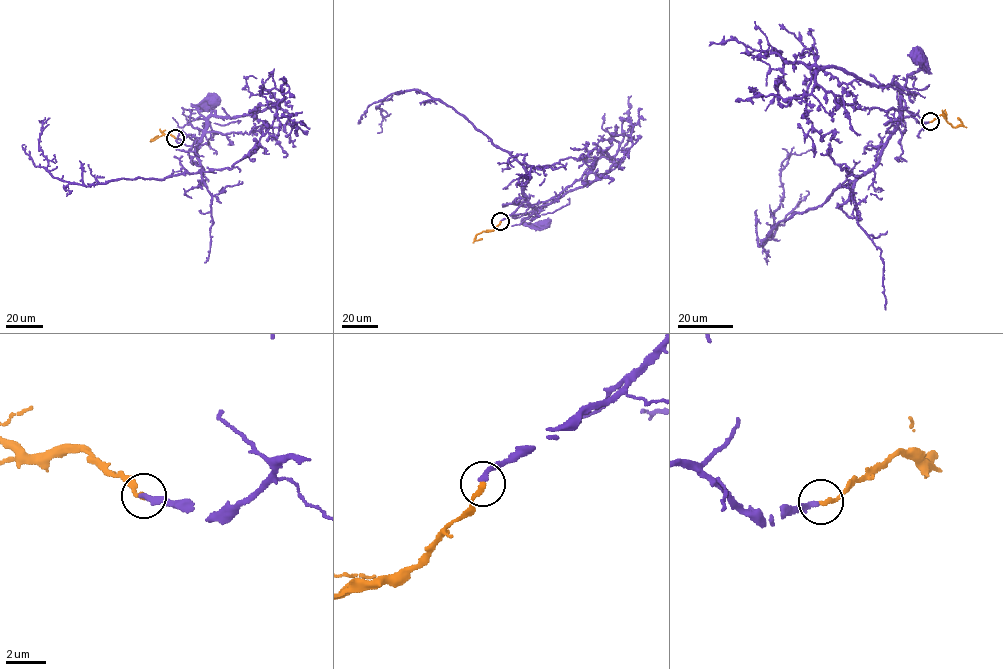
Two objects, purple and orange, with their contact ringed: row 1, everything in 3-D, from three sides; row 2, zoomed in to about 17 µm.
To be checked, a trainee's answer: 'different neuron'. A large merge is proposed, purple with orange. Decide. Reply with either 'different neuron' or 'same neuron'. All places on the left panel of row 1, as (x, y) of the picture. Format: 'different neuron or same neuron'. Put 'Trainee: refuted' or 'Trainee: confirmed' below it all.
same neuron
Trainee: refuted

